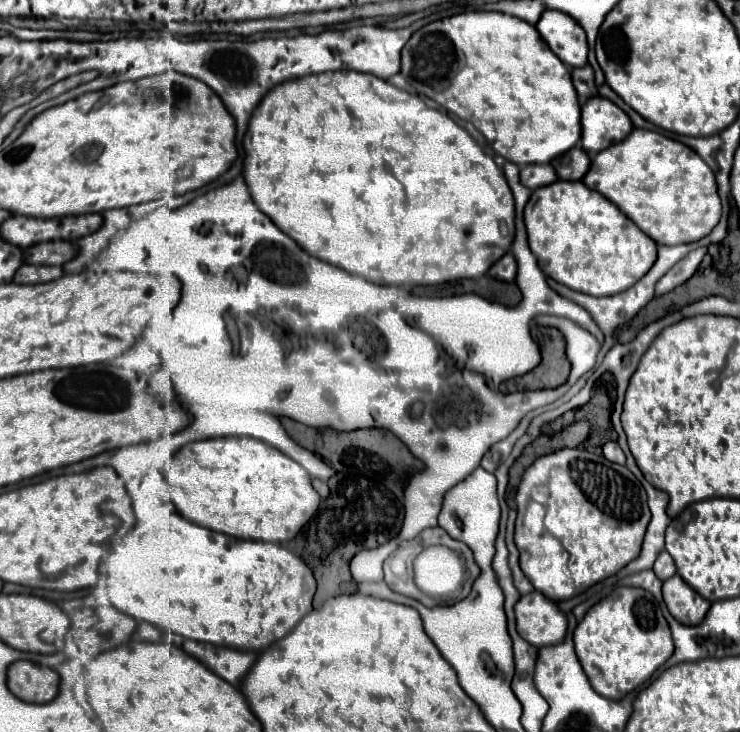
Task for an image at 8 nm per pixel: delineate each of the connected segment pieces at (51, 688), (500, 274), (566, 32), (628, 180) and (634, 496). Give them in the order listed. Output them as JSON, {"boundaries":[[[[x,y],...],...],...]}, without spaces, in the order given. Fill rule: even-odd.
{"boundaries":[[[[27,660],[13,662],[7,672],[9,690],[23,702],[45,704],[59,692],[59,674],[47,666],[39,666]]],[[[507,252],[501,260],[497,260],[497,264],[493,264],[489,274],[497,280],[503,280],[503,282],[515,282],[515,276],[517,276],[515,256],[511,252]]],[[[543,12],[537,22],[537,30],[549,48],[571,68],[587,64],[587,36],[581,32],[581,26],[571,16],[563,12]]],[[[633,128],[633,132],[625,140],[593,156],[591,168],[585,174],[583,182],[589,188],[595,188],[597,192],[601,192],[613,204],[617,204],[621,212],[625,212],[657,244],[673,246],[673,244],[697,242],[709,236],[711,230],[721,220],[721,198],[717,194],[717,182],[715,182],[713,170],[689,146],[677,140],[671,140],[659,132]]],[[[563,448],[537,458],[523,474],[517,488],[515,544],[521,554],[521,570],[529,582],[553,602],[569,600],[593,584],[613,576],[641,552],[643,536],[649,524],[647,494],[627,466],[613,464],[605,456],[581,448]]]]}

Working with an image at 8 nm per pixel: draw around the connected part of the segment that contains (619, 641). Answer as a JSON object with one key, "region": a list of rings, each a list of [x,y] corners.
{"region":[[[621,586],[615,588],[607,598],[603,598],[599,604],[595,604],[585,618],[577,624],[573,632],[573,642],[575,642],[575,654],[593,686],[603,698],[609,700],[621,700],[629,692],[633,692],[637,686],[645,684],[651,674],[667,662],[667,658],[673,654],[673,638],[669,632],[669,624],[663,618],[659,606],[655,604],[653,596],[641,588],[629,588]]]}

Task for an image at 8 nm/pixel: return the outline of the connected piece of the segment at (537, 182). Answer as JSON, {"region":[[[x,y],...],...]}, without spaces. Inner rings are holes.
{"region":[[[529,164],[521,168],[521,182],[531,190],[553,184],[555,180],[559,180],[559,176],[551,164]]]}

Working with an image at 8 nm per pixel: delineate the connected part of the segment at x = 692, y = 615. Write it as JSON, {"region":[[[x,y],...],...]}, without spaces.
{"region":[[[677,574],[663,582],[663,598],[671,616],[681,620],[681,624],[701,624],[705,612],[711,606],[705,598],[693,592],[693,588],[689,588],[689,584],[685,584]]]}

